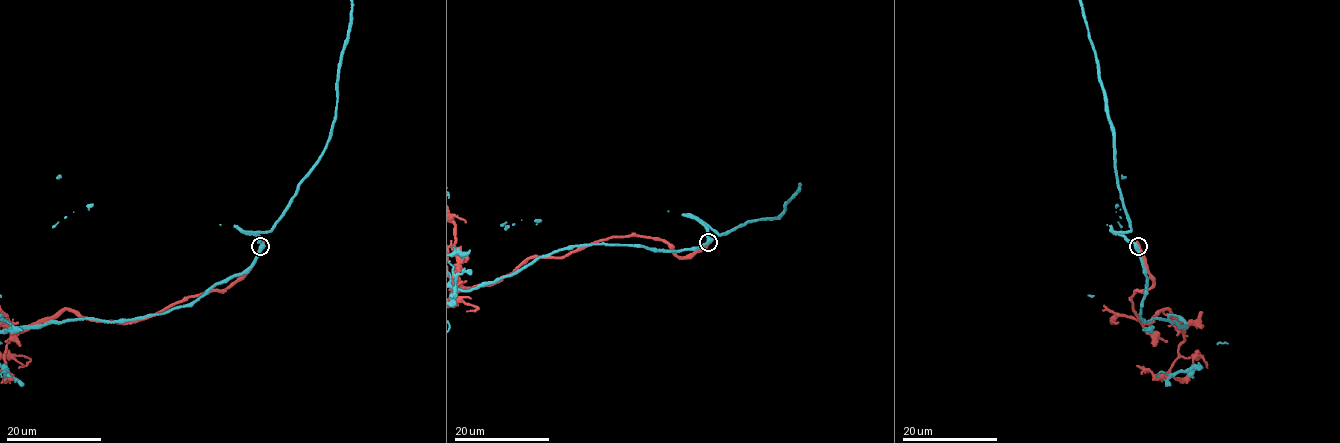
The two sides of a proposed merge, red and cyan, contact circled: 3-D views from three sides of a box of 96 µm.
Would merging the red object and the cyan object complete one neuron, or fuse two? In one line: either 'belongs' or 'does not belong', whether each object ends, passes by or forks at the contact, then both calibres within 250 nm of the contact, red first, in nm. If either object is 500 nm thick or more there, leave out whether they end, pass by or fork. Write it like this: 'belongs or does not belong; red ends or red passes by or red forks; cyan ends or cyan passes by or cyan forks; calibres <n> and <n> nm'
does not belong; calibres 480 and 500 nm

